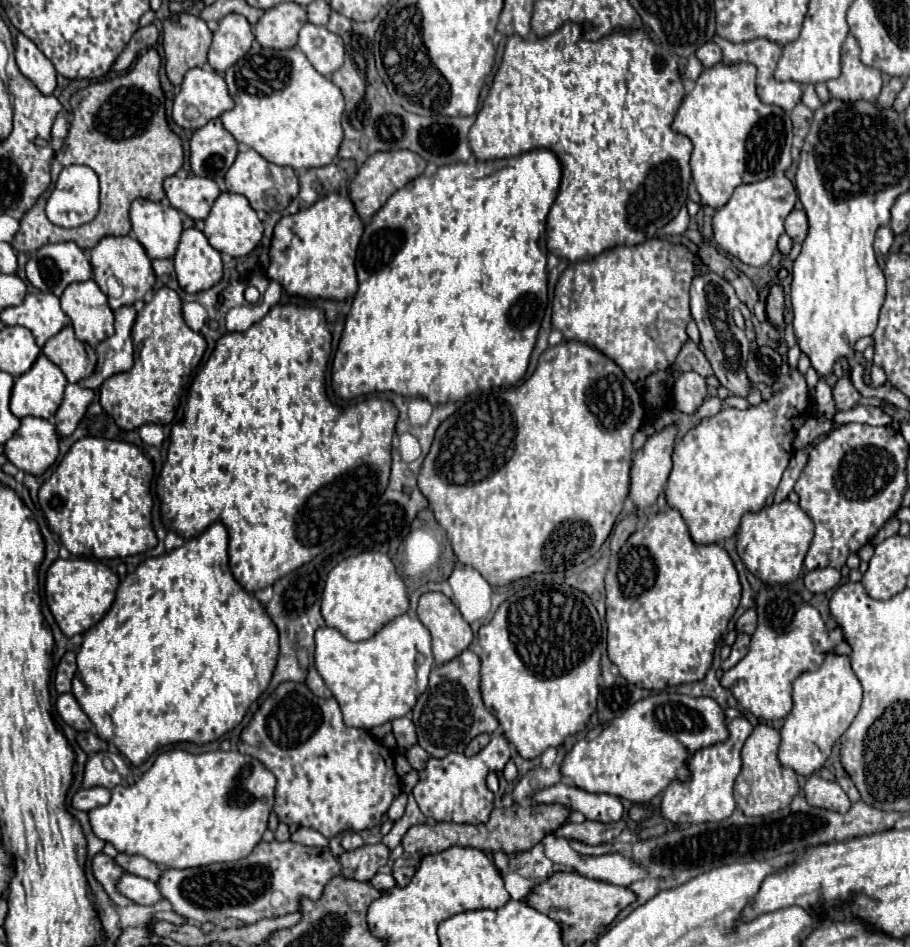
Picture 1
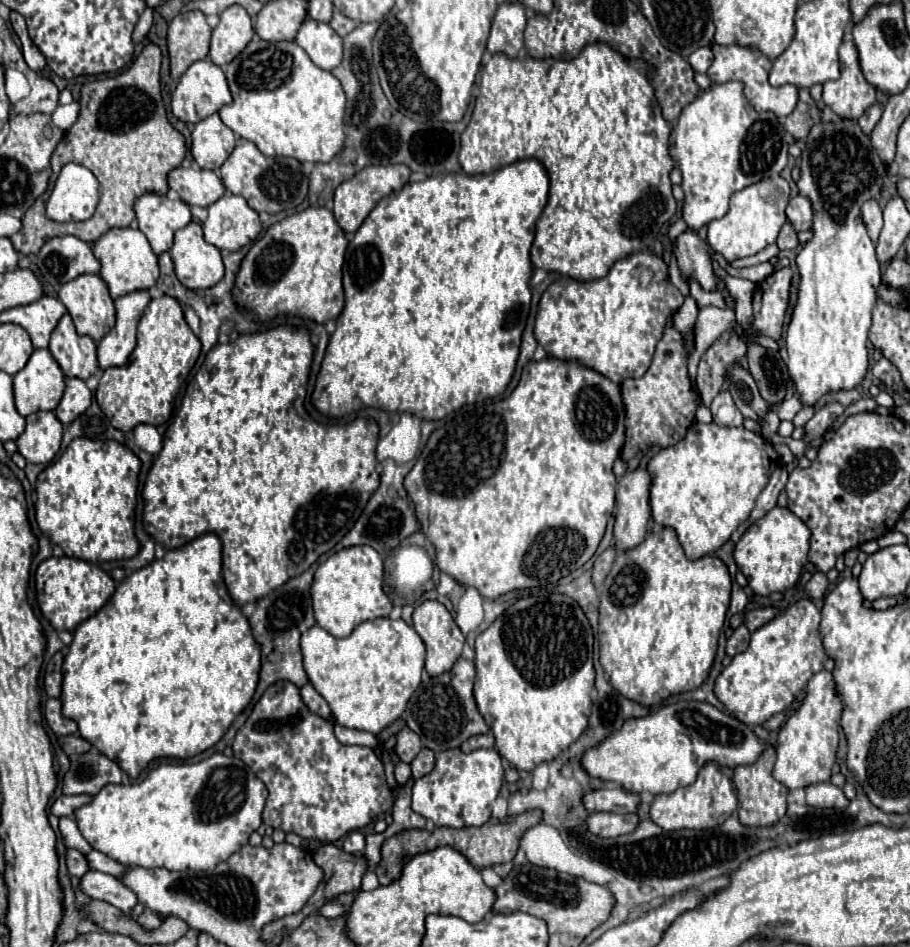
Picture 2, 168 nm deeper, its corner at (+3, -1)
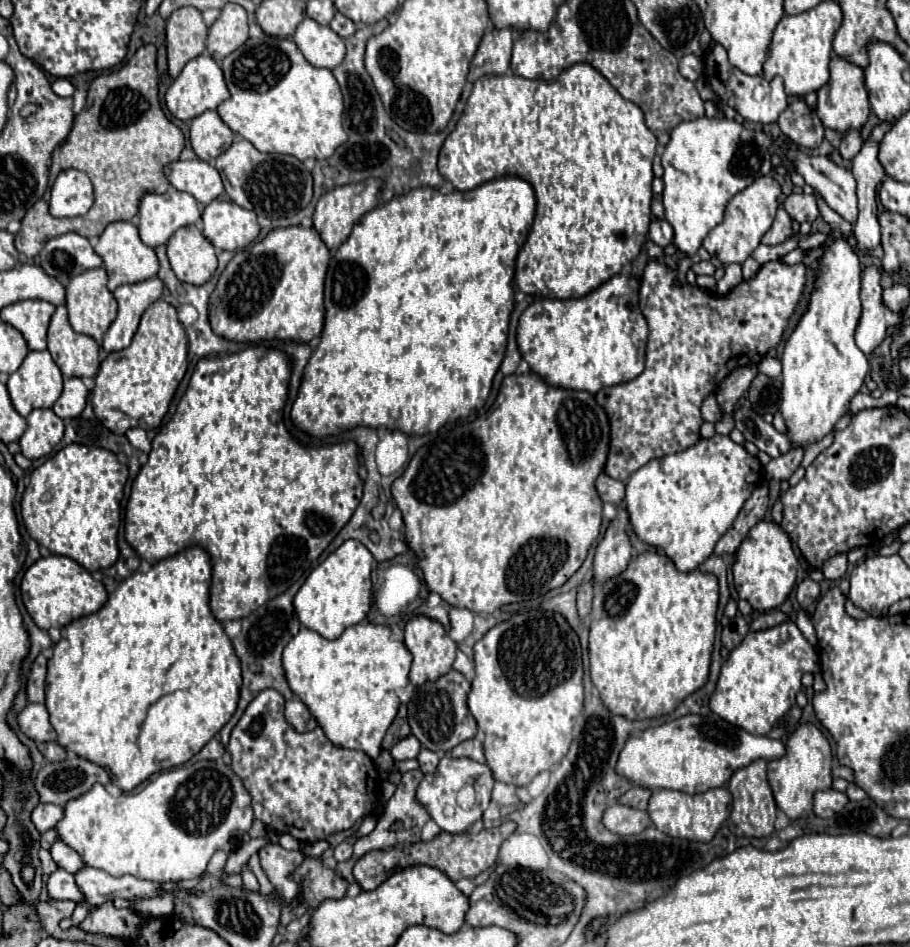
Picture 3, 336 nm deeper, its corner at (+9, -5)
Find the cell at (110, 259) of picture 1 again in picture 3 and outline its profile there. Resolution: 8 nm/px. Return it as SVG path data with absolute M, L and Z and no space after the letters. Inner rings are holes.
M117 221L107 225L107 229L97 237L95 243L95 253L103 259L103 267L107 269L107 277L109 277L109 291L115 291L121 285L129 285L129 283L139 283L145 279L151 279L157 275L159 271L159 261L157 255L151 247L147 247L137 233L137 227L133 223L127 221Z

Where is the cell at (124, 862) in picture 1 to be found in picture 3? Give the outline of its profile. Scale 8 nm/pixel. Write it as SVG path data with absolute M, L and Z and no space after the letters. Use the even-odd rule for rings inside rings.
M55 841L55 845L51 847L51 857L61 869L69 873L79 873L85 867L85 861L81 861L81 855L75 849L69 849L69 845L65 845L63 841Z

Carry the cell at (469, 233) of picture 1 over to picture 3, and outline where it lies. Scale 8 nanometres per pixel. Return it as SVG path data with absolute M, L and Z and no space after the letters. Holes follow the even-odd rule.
M505 175L487 181L471 191L453 191L449 195L433 187L419 187L409 191L407 195L393 197L391 201L377 205L373 211L365 213L355 223L349 239L337 249L337 253L329 263L329 271L325 279L325 327L321 333L321 343L317 345L317 349L313 351L305 367L303 383L291 409L293 423L315 437L337 435L357 425L375 427L375 429L377 427L399 429L407 435L425 435L429 431L437 431L449 421L467 417L475 407L481 409L491 393L493 377L499 371L499 365L505 357L509 317L515 307L515 297L513 297L515 259L531 229L535 217L535 203L537 203L535 191L525 179L515 175Z

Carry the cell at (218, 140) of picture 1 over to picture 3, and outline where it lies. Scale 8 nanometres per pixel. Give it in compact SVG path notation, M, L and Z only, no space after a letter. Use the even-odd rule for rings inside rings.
M205 111L191 121L189 141L195 155L205 163L213 163L221 153L225 153L233 139L233 131L219 119L217 111Z

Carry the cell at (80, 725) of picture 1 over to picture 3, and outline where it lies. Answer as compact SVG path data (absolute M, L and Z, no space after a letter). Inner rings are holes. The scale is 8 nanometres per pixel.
M29 703L21 713L19 713L19 725L21 731L29 737L33 737L35 741L55 741L57 733L51 727L49 721L49 713L45 709L45 705L39 703Z

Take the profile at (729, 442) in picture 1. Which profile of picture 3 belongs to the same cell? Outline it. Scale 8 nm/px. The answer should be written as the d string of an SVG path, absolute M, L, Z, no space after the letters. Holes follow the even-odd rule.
M715 433L709 439L701 437L695 445L691 445L689 449L685 449L681 453L653 459L647 465L643 465L641 469L637 469L629 477L623 503L629 511L629 519L631 519L631 525L637 533L637 537L641 541L665 551L665 555L669 559L673 559L673 563L679 571L689 573L689 571L695 571L713 553L717 541L731 527L731 523L739 515L741 507L751 497L757 483L761 481L761 475L763 475L763 467L755 455L747 453L747 449L743 445L737 445L735 441L731 441L729 435Z

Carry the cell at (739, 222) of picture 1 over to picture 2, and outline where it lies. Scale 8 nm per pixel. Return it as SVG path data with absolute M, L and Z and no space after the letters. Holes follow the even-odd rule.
M777 175L775 179L763 179L753 183L731 197L729 211L723 219L709 223L709 245L721 253L727 261L749 257L763 251L769 243L775 243L781 225L787 221L785 207L789 201L789 183Z

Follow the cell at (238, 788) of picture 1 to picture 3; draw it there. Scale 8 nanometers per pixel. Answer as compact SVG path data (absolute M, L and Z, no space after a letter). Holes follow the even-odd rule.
M195 761L155 775L143 789L113 797L97 783L85 795L65 805L65 815L57 823L61 841L73 847L89 867L103 869L115 877L135 875L149 881L185 881L205 873L215 851L231 853L241 845L243 833L251 829L253 807L241 777L223 761Z

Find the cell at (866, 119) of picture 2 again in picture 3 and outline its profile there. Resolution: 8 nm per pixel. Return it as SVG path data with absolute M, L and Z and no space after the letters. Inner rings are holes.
M851 129L845 133L845 137L841 139L841 145L839 145L839 151L841 151L841 157L843 159L853 159L857 155L857 151L861 149L863 145L863 137L861 137L861 129Z

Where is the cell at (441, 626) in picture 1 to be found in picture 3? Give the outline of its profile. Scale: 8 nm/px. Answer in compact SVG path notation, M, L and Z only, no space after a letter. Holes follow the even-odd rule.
M415 615L405 627L405 645L413 655L411 683L421 685L425 681L435 681L437 677L451 671L457 643L447 635L443 625L425 615Z

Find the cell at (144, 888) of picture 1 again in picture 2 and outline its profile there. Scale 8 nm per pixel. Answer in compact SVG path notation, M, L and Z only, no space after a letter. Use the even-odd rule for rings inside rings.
M87 871L81 881L79 881L81 891L91 897L91 899L101 899L107 901L111 905L115 905L117 909L121 909L123 913L129 915L136 905L136 895L130 889L127 889L123 883L107 873L99 873L99 871Z

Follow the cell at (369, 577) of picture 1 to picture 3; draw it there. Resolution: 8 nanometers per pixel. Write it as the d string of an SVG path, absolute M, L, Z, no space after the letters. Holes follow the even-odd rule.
M345 541L337 551L333 551L323 563L319 563L301 589L295 595L295 611L299 621L307 627L317 631L325 639L337 639L341 633L367 619L371 609L371 569L373 569L373 555L361 545L359 541Z

